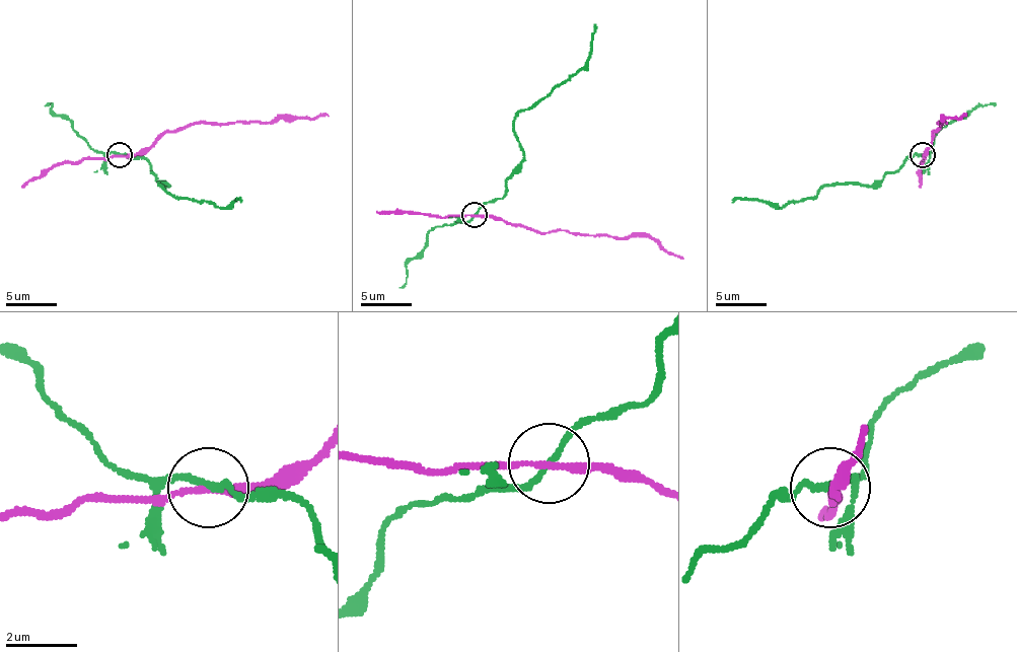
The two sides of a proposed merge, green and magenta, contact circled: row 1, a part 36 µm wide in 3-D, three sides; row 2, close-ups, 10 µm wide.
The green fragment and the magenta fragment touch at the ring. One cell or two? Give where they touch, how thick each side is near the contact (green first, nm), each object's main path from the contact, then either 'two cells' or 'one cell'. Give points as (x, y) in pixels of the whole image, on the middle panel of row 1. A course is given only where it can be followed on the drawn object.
place (475, 215); calibres 160 and 180 nm; course green (476, 215), (481, 205), (506, 193), (506, 183), (521, 162), (523, 149), (513, 119), (582, 68), (594, 24); course magenta (476, 215), (496, 215), (541, 233), (552, 230), (621, 238), (651, 236), (683, 259); two cells

